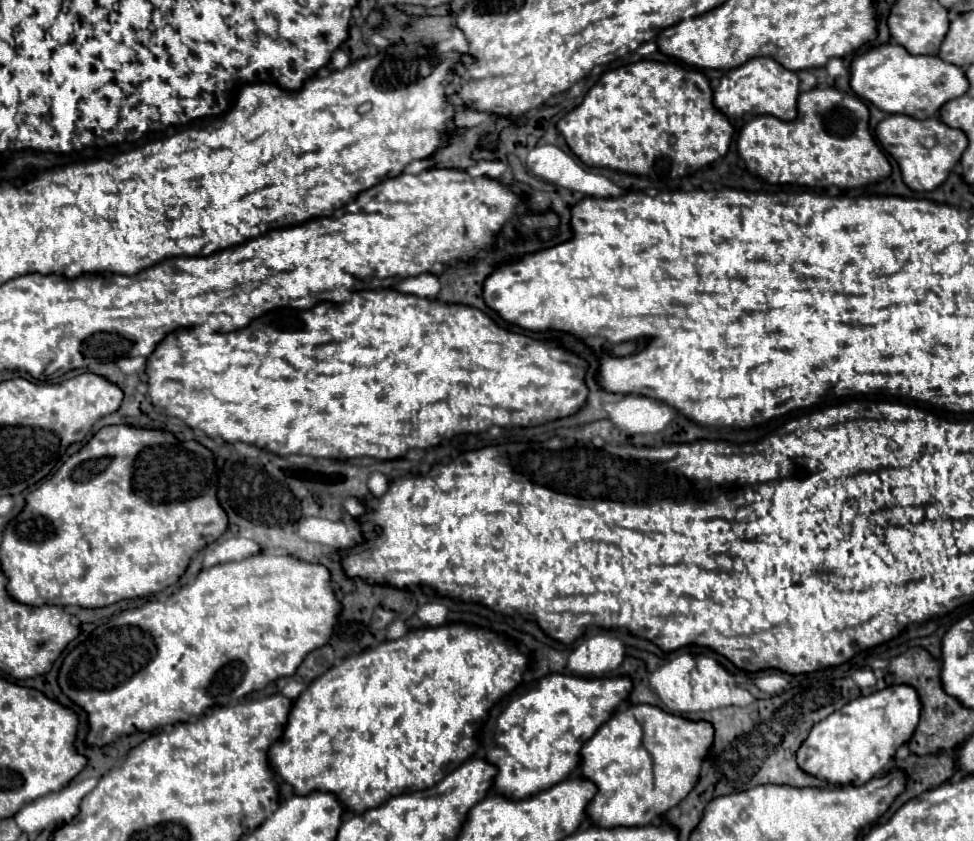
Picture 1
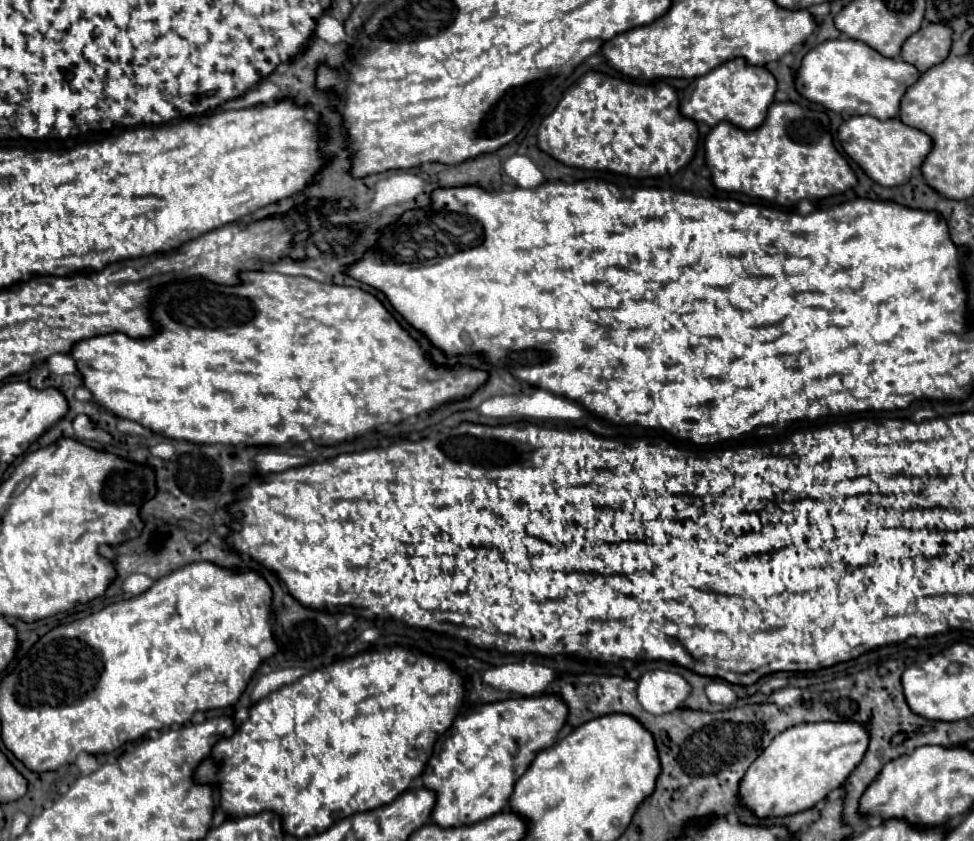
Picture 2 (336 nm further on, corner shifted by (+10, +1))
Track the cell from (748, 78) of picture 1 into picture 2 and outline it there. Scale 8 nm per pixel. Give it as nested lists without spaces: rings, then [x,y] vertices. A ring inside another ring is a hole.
[[[732,59],[704,77],[696,77],[686,89],[680,103],[680,111],[684,117],[692,121],[702,121],[710,127],[720,121],[728,121],[740,129],[756,129],[764,123],[770,103],[774,101],[776,79],[766,67],[750,65],[746,59]]]

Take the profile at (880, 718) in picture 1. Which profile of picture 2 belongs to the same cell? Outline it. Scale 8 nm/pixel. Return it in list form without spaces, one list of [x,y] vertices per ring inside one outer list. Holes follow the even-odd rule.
[[[854,721],[800,723],[772,739],[772,745],[750,765],[740,783],[742,803],[758,817],[784,817],[814,807],[826,795],[844,785],[868,751],[870,731]]]

